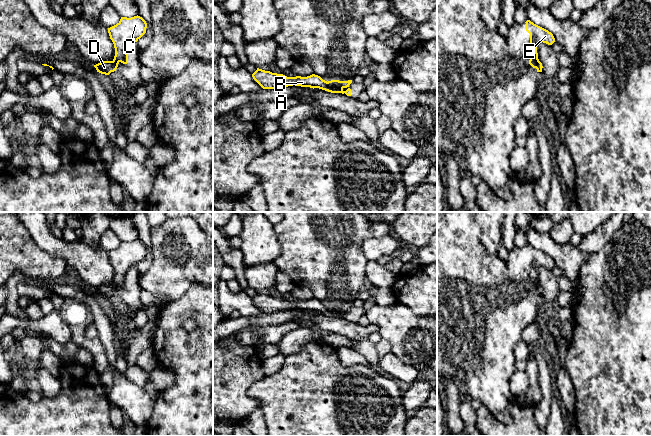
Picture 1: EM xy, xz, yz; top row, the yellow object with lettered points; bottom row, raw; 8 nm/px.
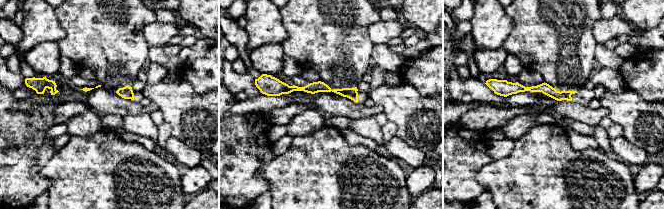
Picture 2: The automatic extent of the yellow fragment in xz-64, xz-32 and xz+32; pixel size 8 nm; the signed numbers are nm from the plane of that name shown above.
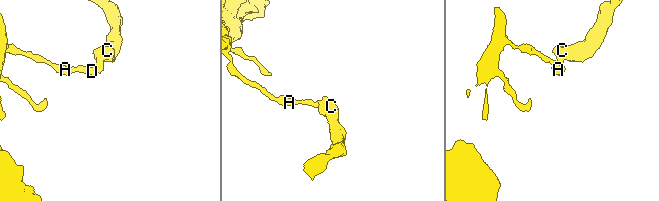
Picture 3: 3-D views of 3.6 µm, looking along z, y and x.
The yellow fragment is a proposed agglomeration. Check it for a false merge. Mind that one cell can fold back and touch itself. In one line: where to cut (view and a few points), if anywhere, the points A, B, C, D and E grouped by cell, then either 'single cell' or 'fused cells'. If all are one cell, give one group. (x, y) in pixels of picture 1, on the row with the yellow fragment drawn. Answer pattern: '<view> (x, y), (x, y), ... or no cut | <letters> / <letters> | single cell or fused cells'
xz (326, 82), (331, 86), (342, 89) | A B D / C E | fused cells

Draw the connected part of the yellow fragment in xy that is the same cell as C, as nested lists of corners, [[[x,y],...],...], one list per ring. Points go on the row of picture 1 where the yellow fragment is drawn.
[[[138,15],[131,18],[121,17],[116,25],[108,28],[115,48],[114,62],[123,60],[127,46],[132,42],[137,42],[146,33],[146,28],[146,21]]]

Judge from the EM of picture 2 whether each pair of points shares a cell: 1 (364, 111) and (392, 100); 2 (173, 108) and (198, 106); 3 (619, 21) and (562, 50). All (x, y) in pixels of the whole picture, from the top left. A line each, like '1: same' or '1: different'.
1: different
2: same
3: different

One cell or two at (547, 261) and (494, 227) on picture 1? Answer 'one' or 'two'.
two

